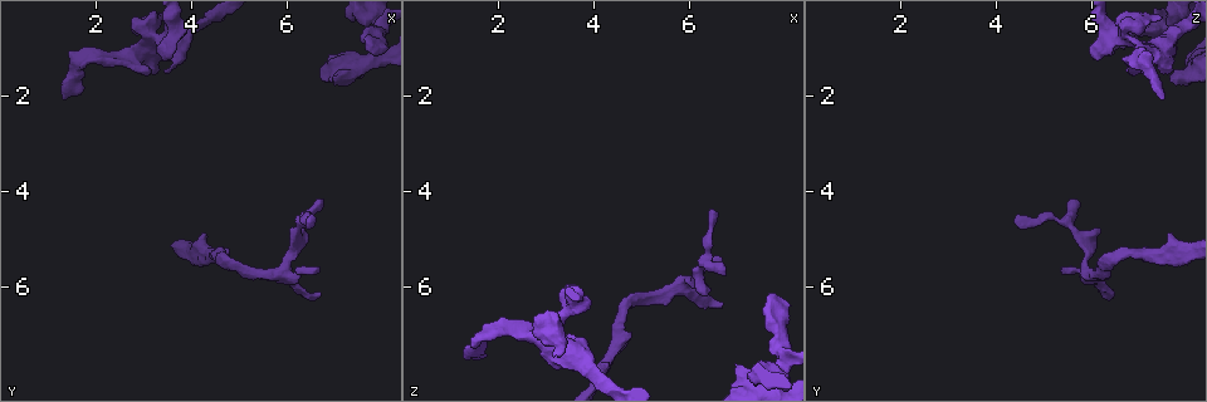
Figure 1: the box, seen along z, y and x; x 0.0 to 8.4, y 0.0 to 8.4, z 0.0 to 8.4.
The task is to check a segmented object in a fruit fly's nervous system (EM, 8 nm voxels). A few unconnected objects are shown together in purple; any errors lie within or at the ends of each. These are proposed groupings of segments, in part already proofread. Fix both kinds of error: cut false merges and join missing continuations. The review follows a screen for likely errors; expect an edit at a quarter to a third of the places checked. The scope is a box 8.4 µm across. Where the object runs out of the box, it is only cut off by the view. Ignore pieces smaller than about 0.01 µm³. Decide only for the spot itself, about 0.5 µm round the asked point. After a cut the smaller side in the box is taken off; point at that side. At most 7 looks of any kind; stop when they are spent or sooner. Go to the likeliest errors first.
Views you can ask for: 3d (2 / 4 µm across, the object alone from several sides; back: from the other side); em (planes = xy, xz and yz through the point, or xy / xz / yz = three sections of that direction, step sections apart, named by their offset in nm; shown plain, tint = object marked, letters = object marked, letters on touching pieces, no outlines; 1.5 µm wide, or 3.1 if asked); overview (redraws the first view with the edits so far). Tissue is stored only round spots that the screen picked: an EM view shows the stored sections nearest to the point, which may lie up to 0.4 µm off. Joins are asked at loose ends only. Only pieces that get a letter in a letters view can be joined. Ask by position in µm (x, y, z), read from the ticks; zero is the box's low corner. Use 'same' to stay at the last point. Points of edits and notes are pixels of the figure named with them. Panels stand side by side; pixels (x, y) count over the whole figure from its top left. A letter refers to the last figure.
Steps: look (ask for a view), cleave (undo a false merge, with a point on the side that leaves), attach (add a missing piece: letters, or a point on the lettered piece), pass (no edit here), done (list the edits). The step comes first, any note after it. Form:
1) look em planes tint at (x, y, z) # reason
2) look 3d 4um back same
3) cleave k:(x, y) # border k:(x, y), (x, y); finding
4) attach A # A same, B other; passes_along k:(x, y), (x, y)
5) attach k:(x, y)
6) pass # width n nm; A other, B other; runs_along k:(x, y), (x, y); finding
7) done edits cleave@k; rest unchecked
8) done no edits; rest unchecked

look 3d 2um at (1.25, 2.05, 7.50) # free end

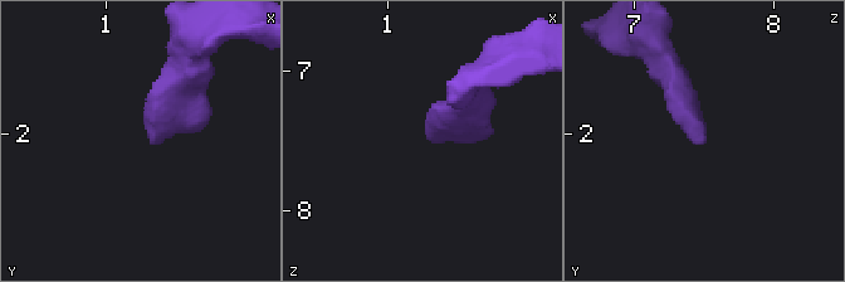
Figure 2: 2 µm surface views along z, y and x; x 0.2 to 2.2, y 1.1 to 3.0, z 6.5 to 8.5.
look em planes tint at (1.34, 2.04, 7.52)

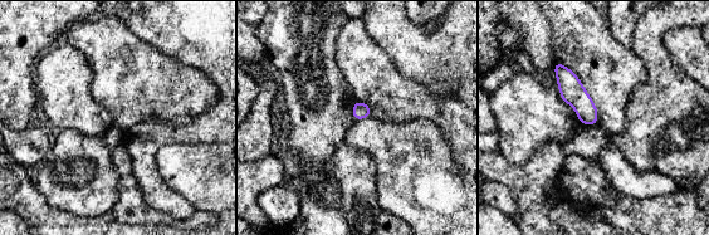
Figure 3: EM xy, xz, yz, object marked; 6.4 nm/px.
look em planes letters same # what lies round it

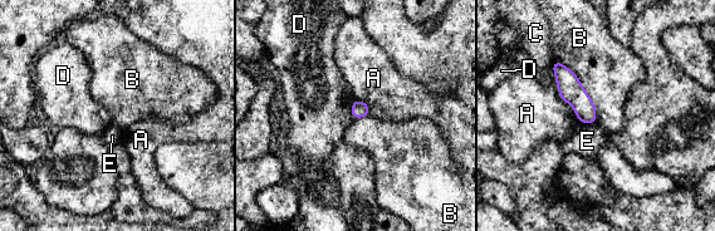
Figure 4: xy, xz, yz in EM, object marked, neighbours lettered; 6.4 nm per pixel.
pass # A other, B other, C other, D other, E other; border 4:(554, 59), (574, 73), (597, 119); none of them fits

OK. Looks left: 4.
look 3d 2um at (6.95, 1.55, 7.60) # stops while still wide

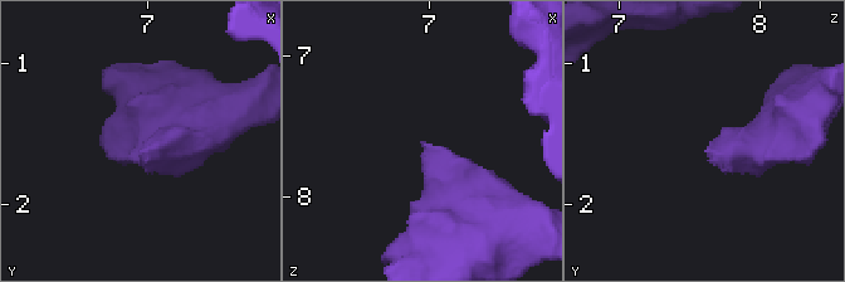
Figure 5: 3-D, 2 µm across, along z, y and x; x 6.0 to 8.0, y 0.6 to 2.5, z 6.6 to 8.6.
look em planes tint at (6.98, 1.60, 7.60)

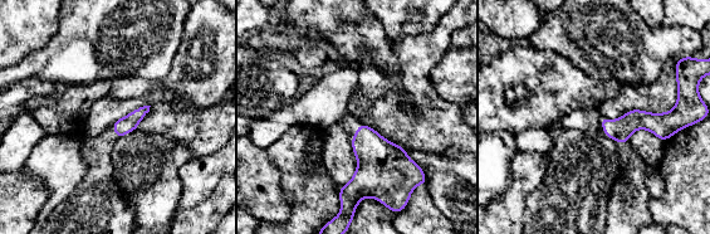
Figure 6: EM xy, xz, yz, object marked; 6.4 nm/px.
look em planes letters same

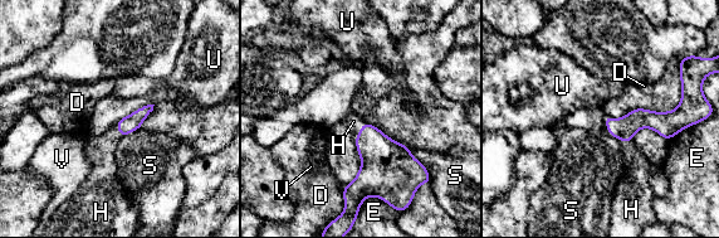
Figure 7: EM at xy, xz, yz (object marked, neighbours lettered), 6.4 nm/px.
attach H # D other, E other, H same, S other, U other, V other; passes_along 7:(384, 160), (360, 130), (353, 121); the neuron continues

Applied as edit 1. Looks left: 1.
done edits attach@7; rest unchecked

